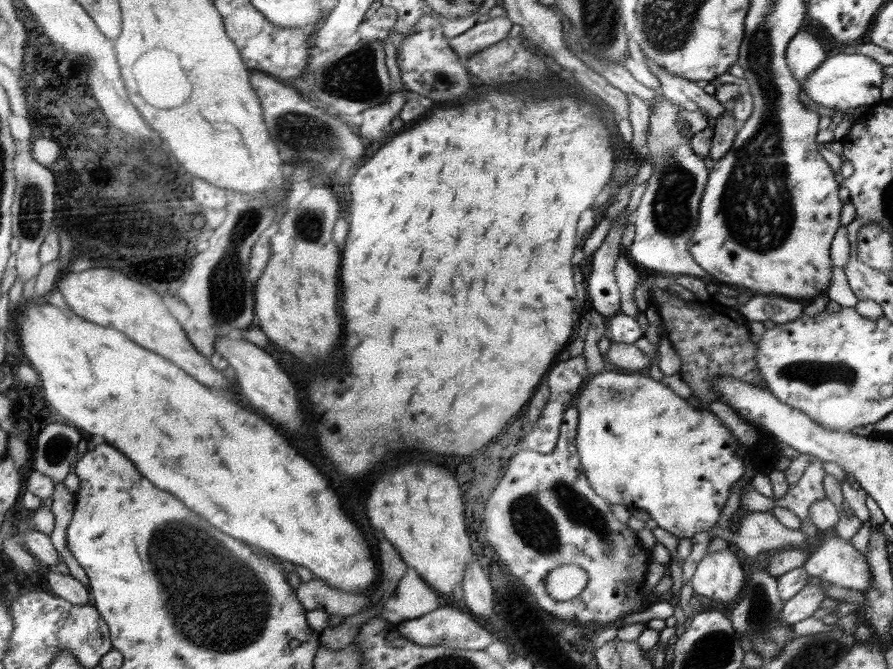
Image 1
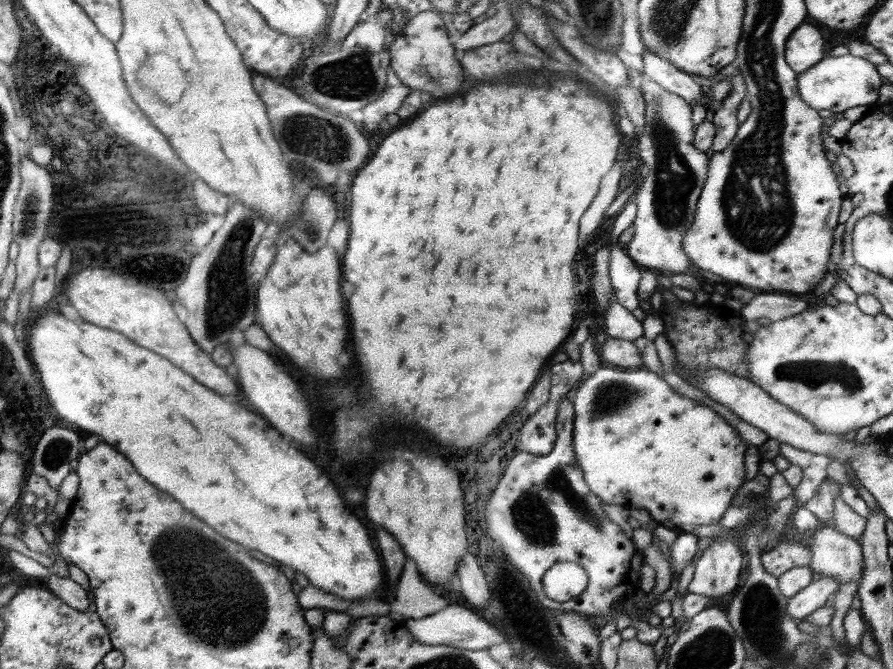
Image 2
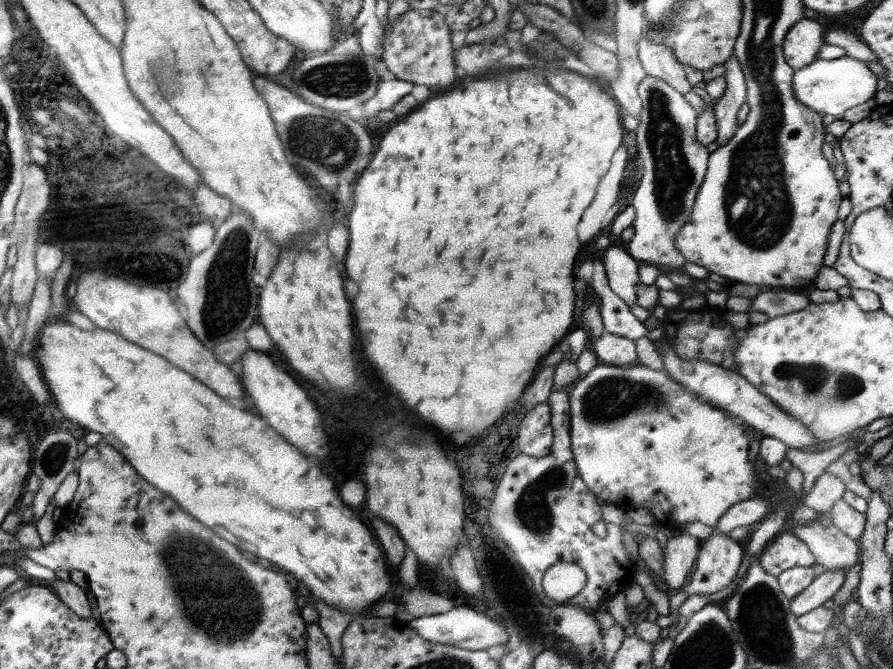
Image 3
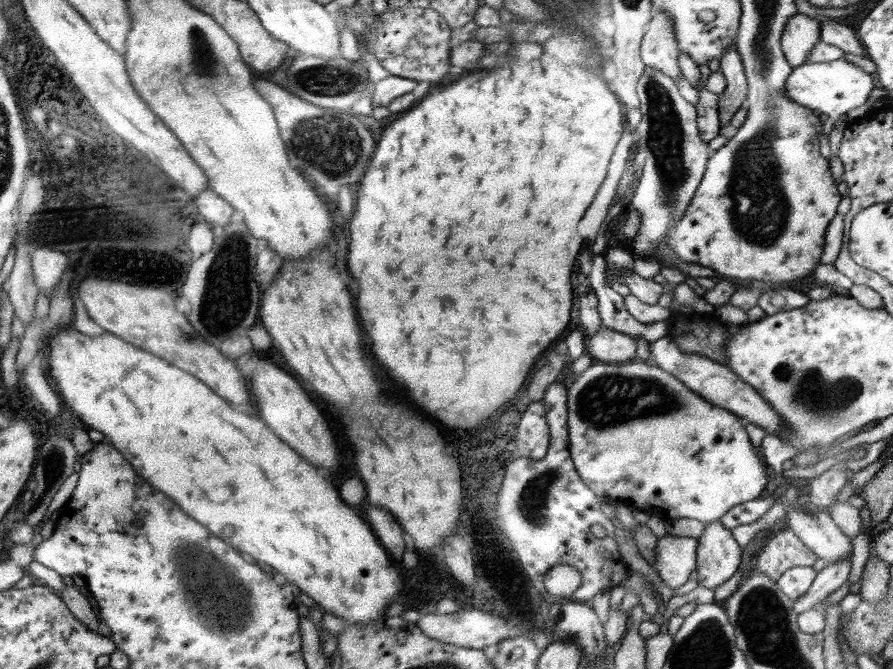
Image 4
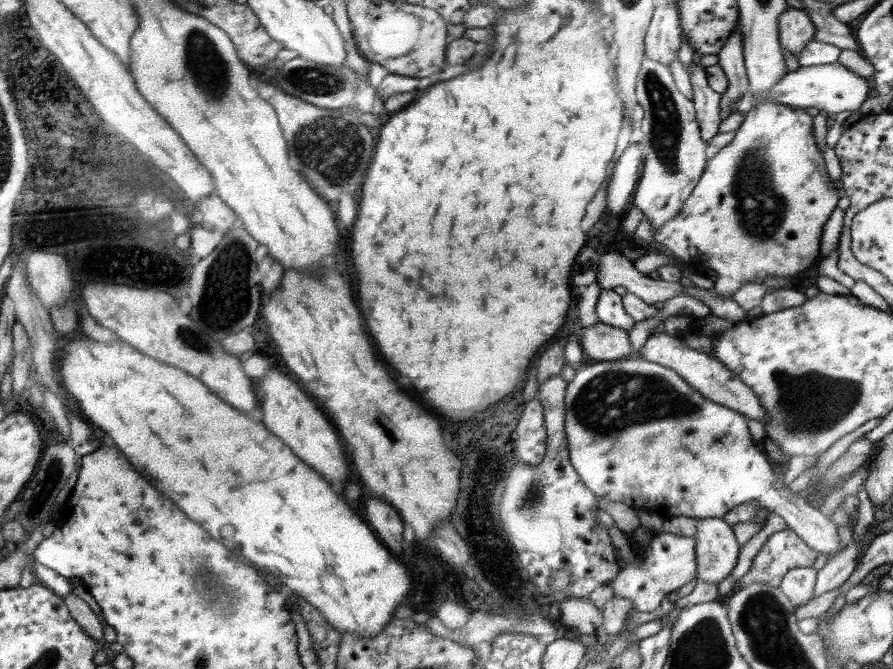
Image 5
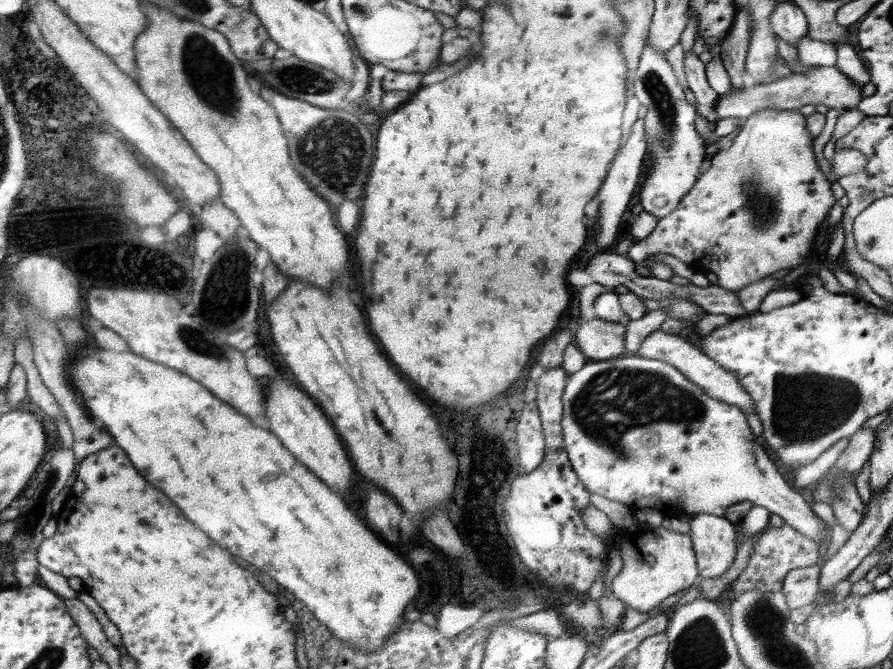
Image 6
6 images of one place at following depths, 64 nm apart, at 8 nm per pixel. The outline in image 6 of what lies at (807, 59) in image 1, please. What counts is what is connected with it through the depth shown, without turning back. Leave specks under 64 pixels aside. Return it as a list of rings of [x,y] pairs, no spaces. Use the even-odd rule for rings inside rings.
[[[778,2],[769,21],[772,32],[792,46],[796,47],[797,42],[807,36],[808,21],[806,15],[794,2]]]

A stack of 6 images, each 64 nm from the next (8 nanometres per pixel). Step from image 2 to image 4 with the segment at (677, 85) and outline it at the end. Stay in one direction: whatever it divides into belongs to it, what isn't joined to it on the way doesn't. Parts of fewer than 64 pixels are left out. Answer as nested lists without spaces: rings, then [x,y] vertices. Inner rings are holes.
[[[658,10],[648,25],[649,31],[644,34],[640,56],[645,66],[651,66],[667,74],[677,83],[681,76],[678,67],[678,43],[673,36],[673,20],[665,10]]]

